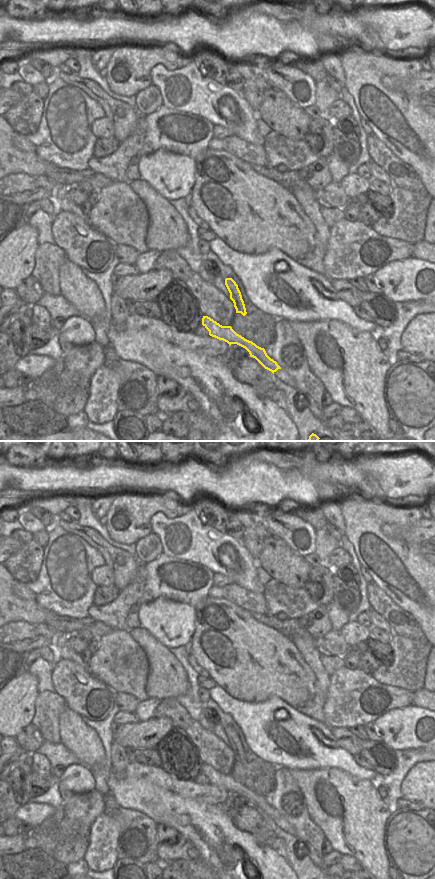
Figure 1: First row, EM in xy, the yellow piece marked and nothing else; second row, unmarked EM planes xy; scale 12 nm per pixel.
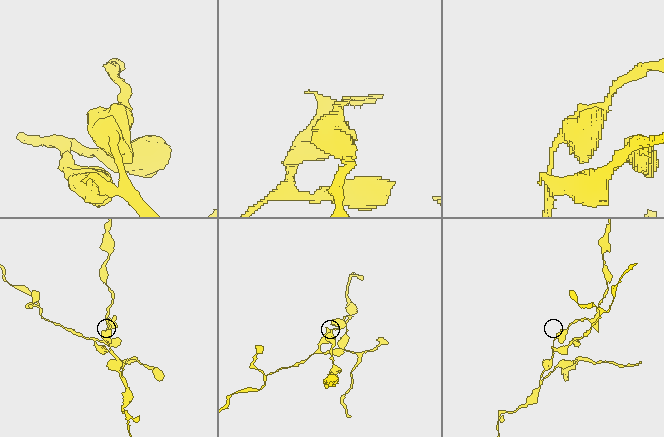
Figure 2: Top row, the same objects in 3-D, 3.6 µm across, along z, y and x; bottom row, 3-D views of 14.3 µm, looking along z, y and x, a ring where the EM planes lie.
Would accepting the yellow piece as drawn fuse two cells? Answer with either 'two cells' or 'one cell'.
one cell

